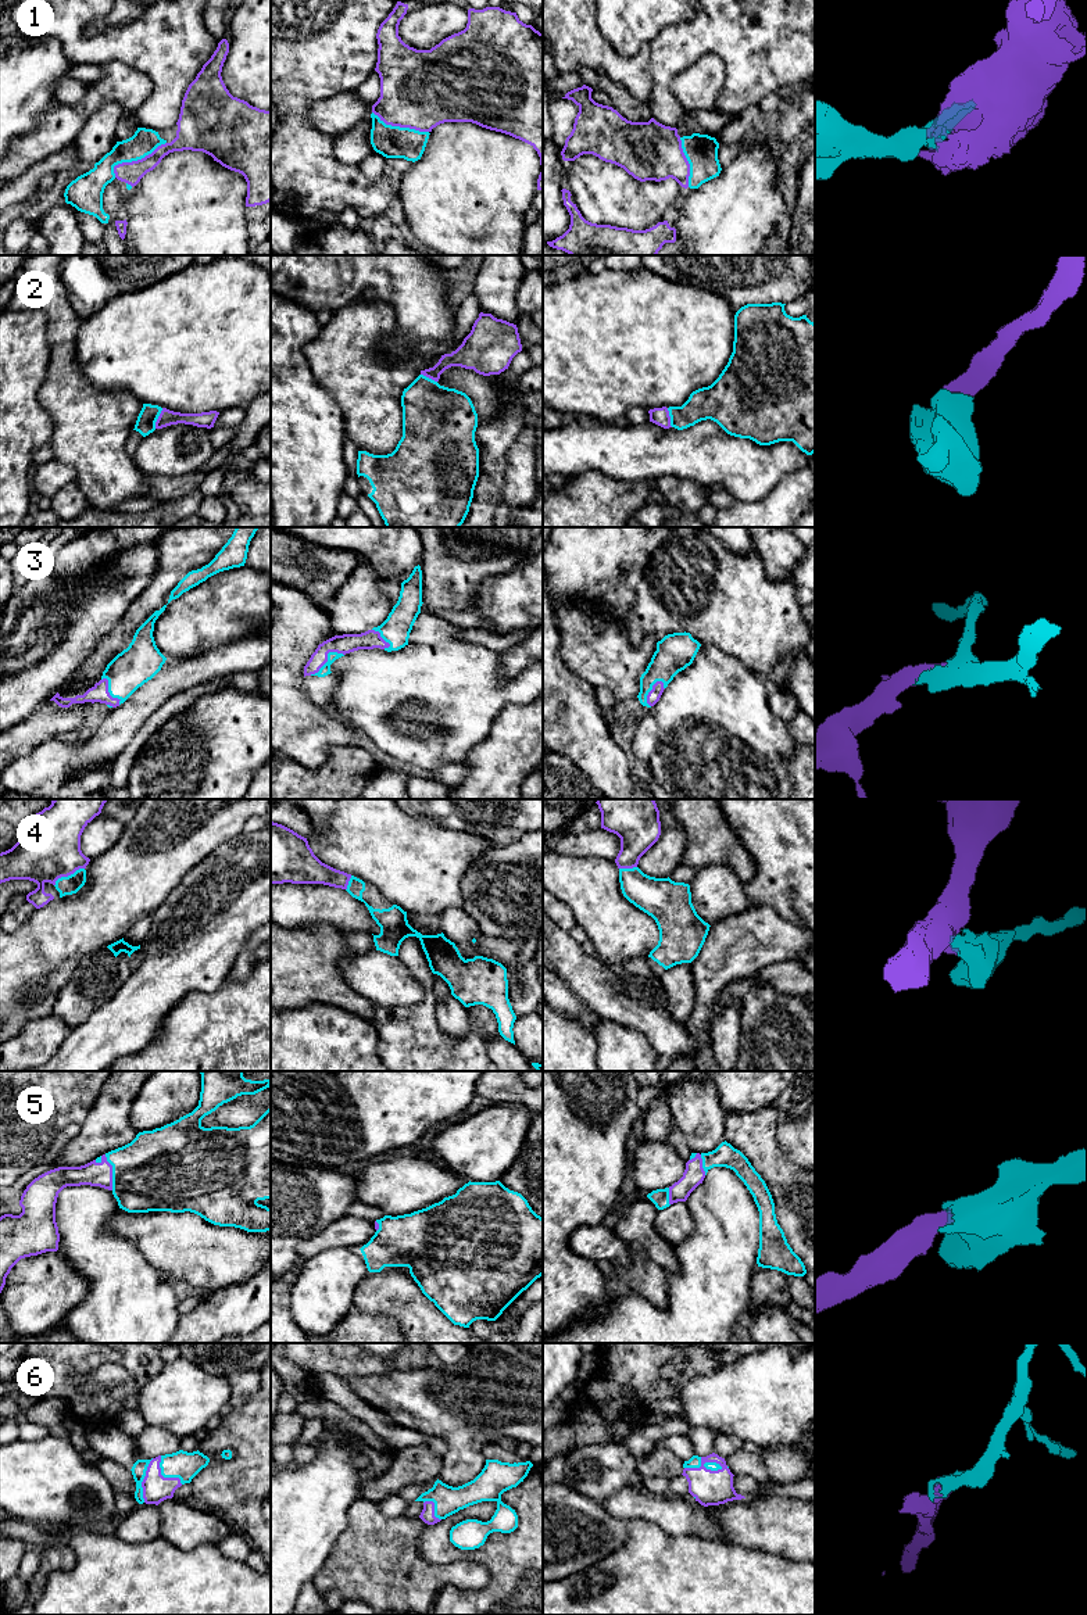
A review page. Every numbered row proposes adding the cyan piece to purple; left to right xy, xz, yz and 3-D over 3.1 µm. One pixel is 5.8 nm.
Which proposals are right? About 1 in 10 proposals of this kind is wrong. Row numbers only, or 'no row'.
1, 2, 3, 4, 5, 6

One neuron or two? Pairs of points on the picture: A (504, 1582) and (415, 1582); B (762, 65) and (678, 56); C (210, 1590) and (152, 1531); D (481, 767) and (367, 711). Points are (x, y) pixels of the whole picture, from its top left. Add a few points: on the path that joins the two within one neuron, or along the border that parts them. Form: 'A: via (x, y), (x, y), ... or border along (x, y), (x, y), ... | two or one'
A: border along (489, 1569), (489, 1582), (485, 1586), (457, 1587) | two
B: via (742, 45), (698, 45) | one
C: border along (160, 1535), (152, 1540), (127, 1543) | two
D: border along (469, 749), (462, 761) | two

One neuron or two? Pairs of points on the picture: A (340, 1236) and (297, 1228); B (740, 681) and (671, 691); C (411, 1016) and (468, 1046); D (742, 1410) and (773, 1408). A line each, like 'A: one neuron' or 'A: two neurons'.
A: two neurons
B: one neuron
C: one neuron
D: one neuron

